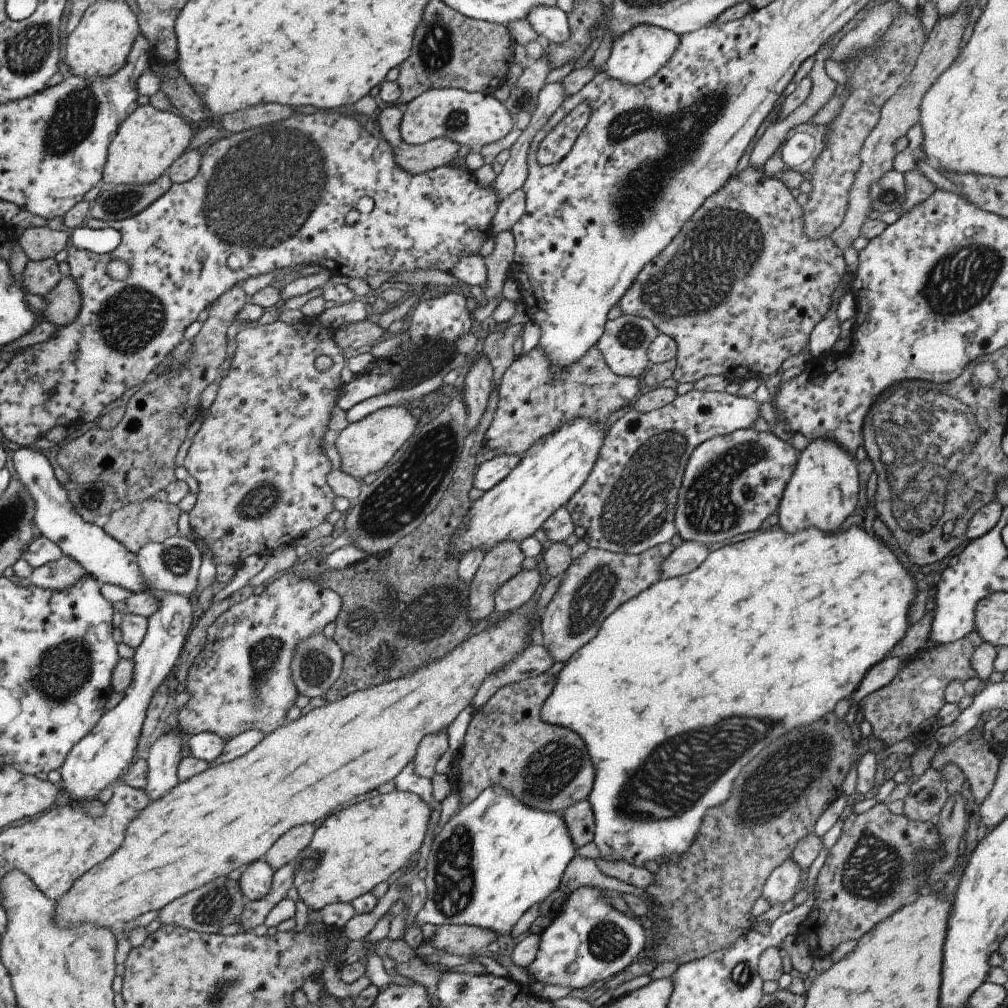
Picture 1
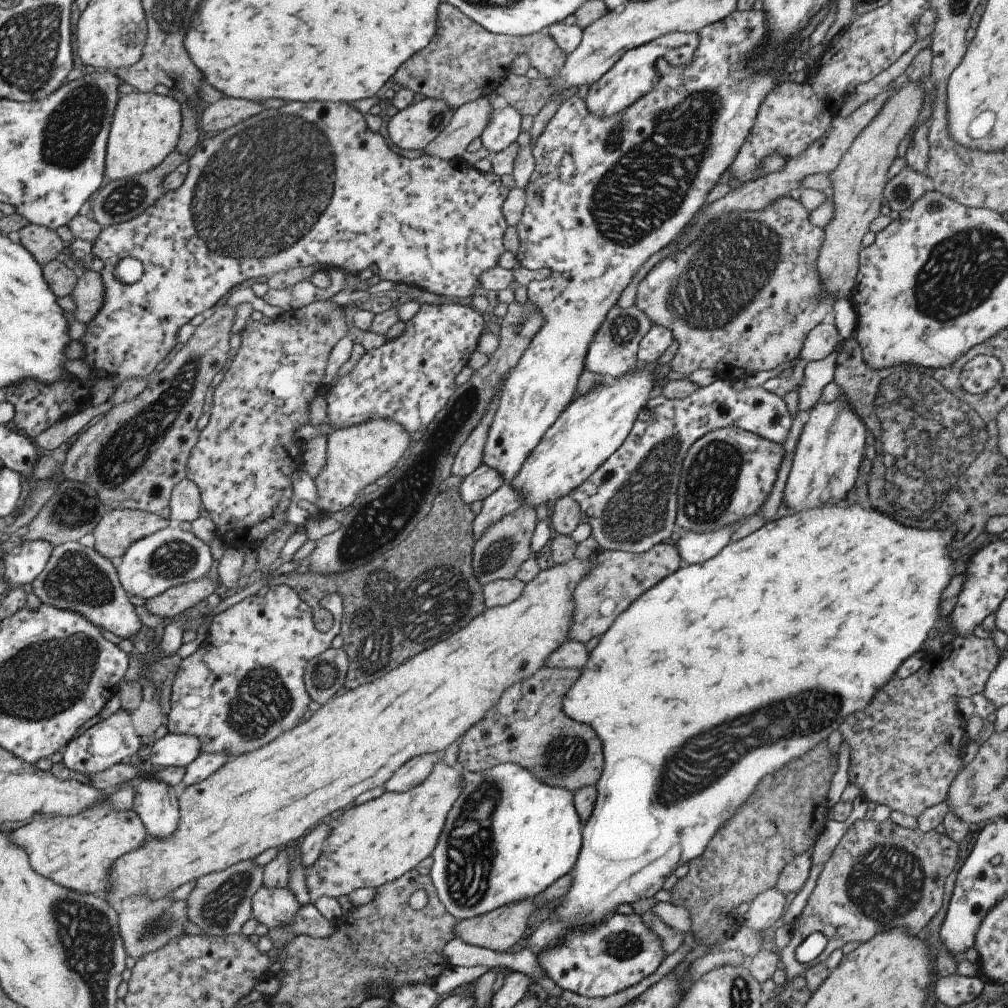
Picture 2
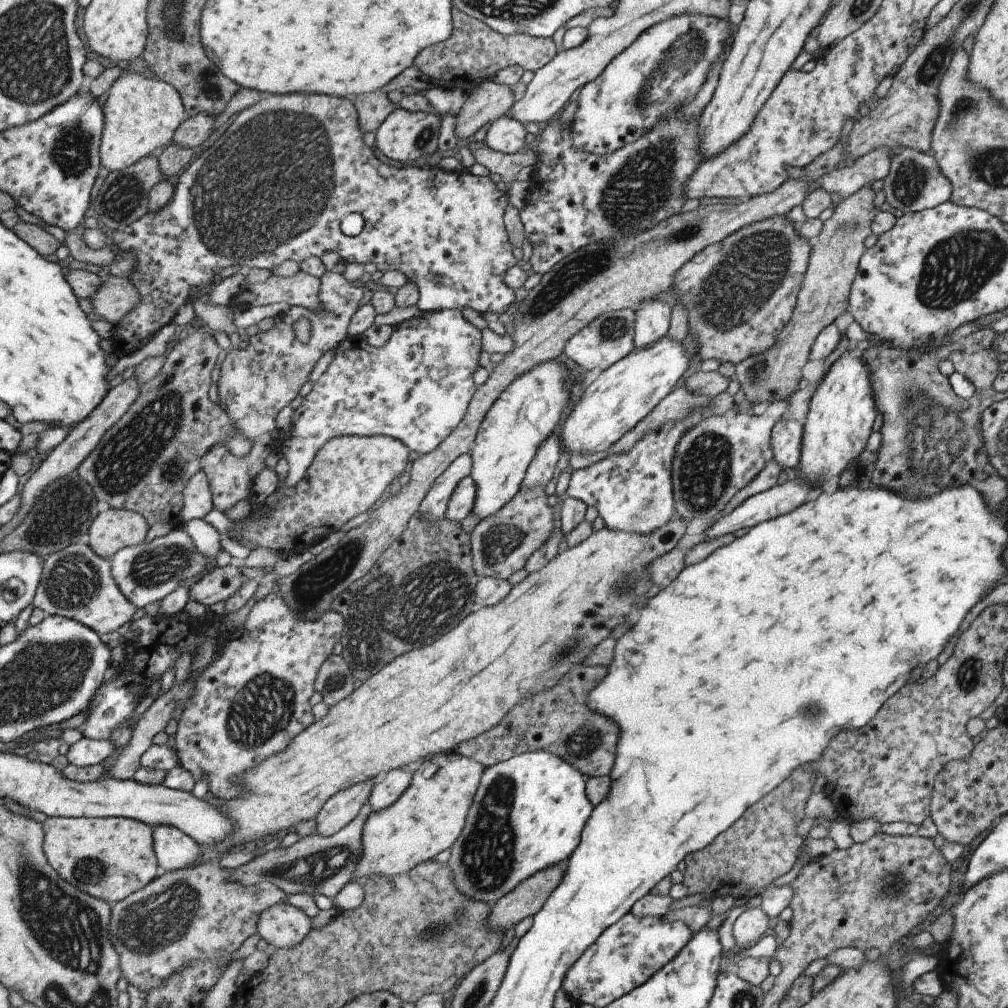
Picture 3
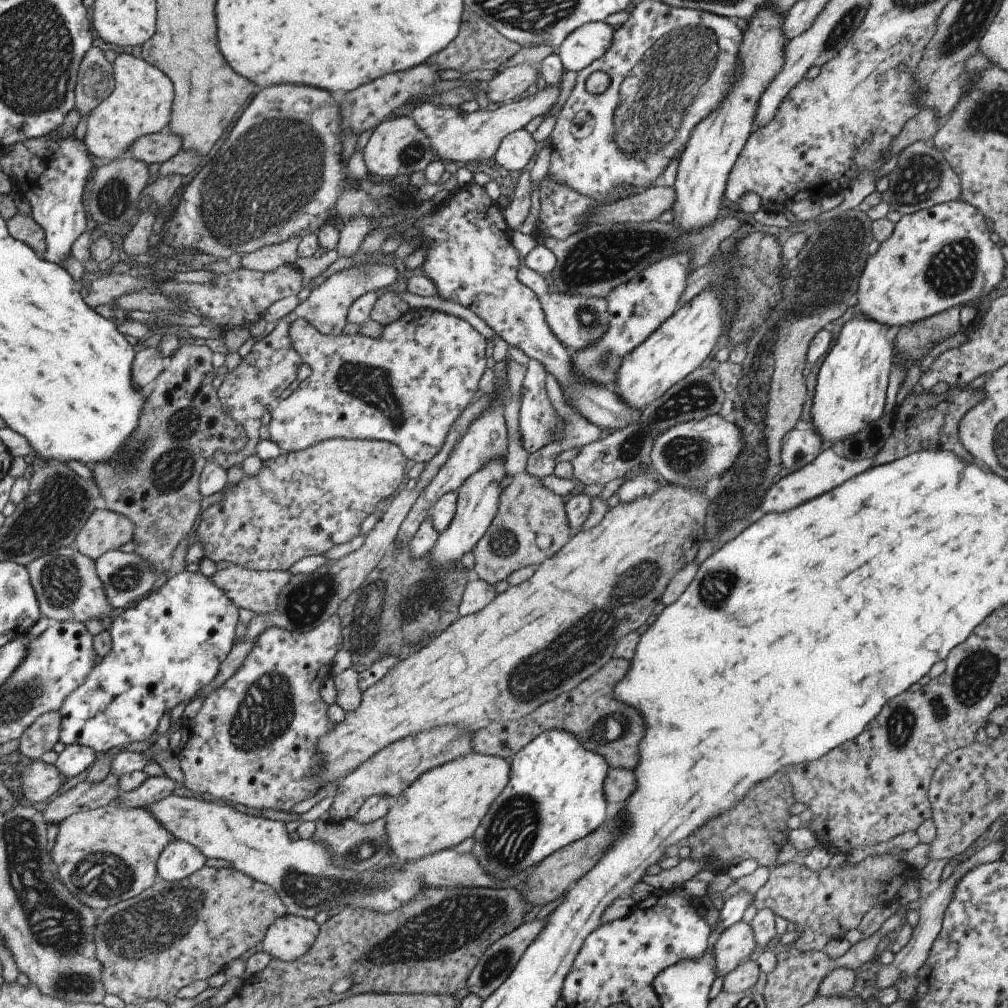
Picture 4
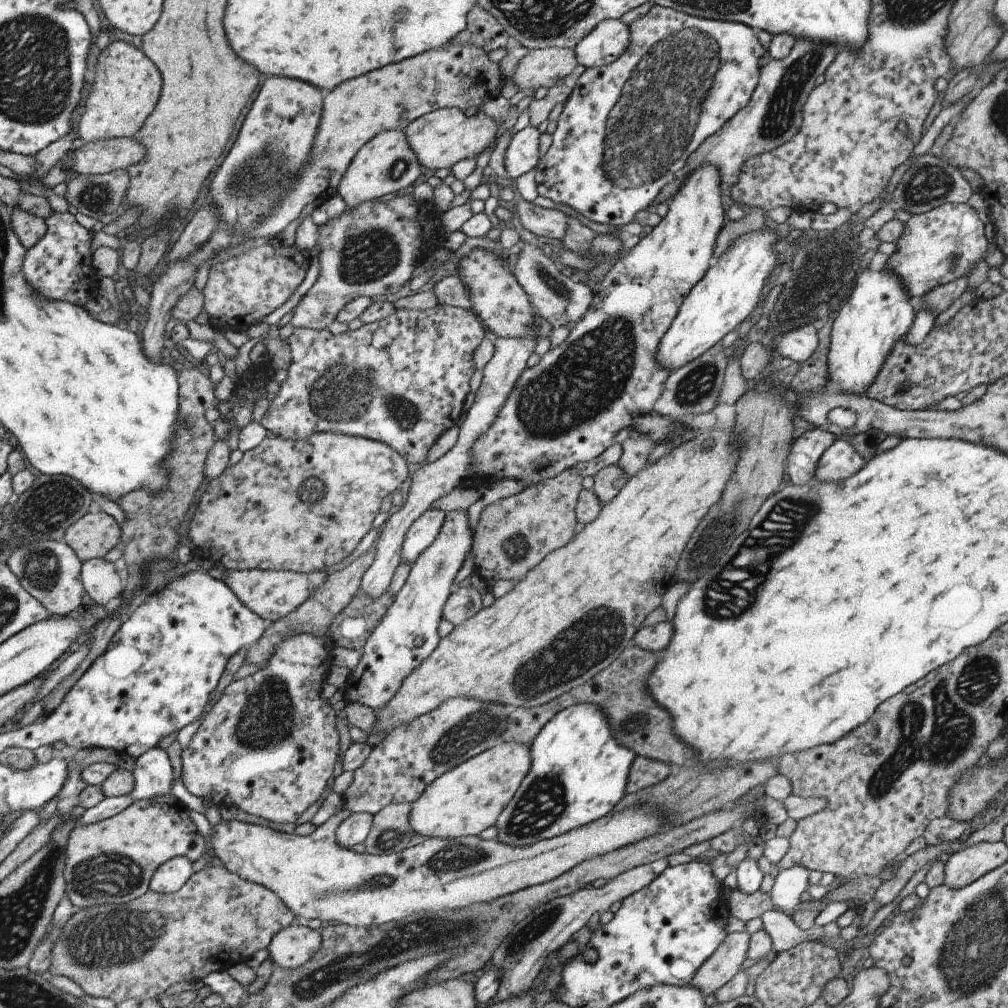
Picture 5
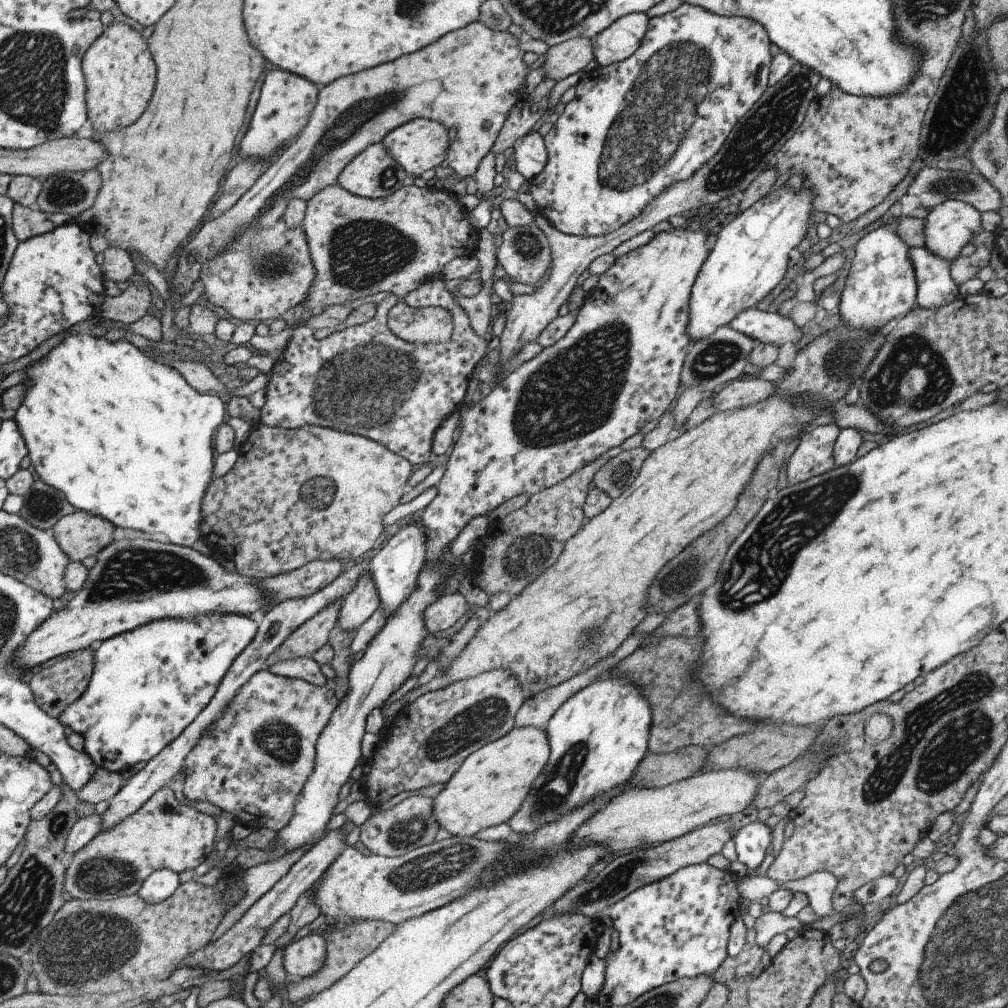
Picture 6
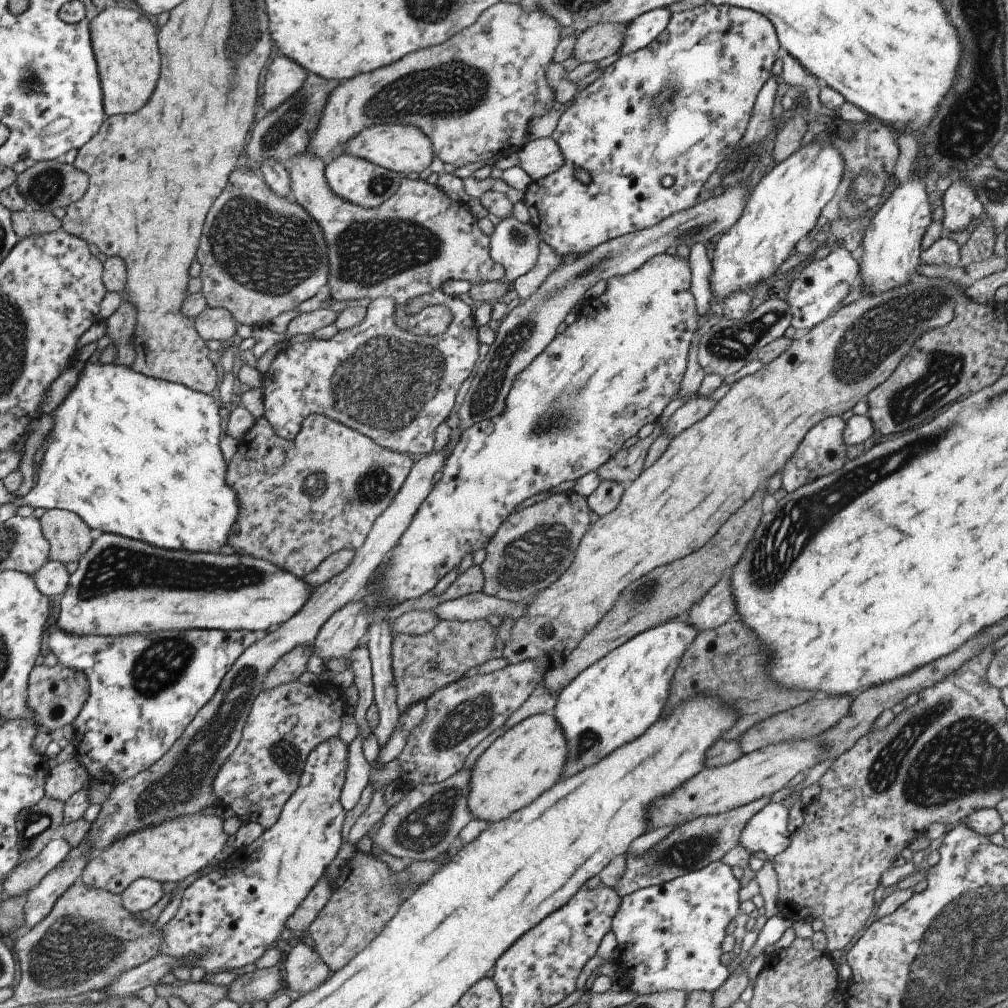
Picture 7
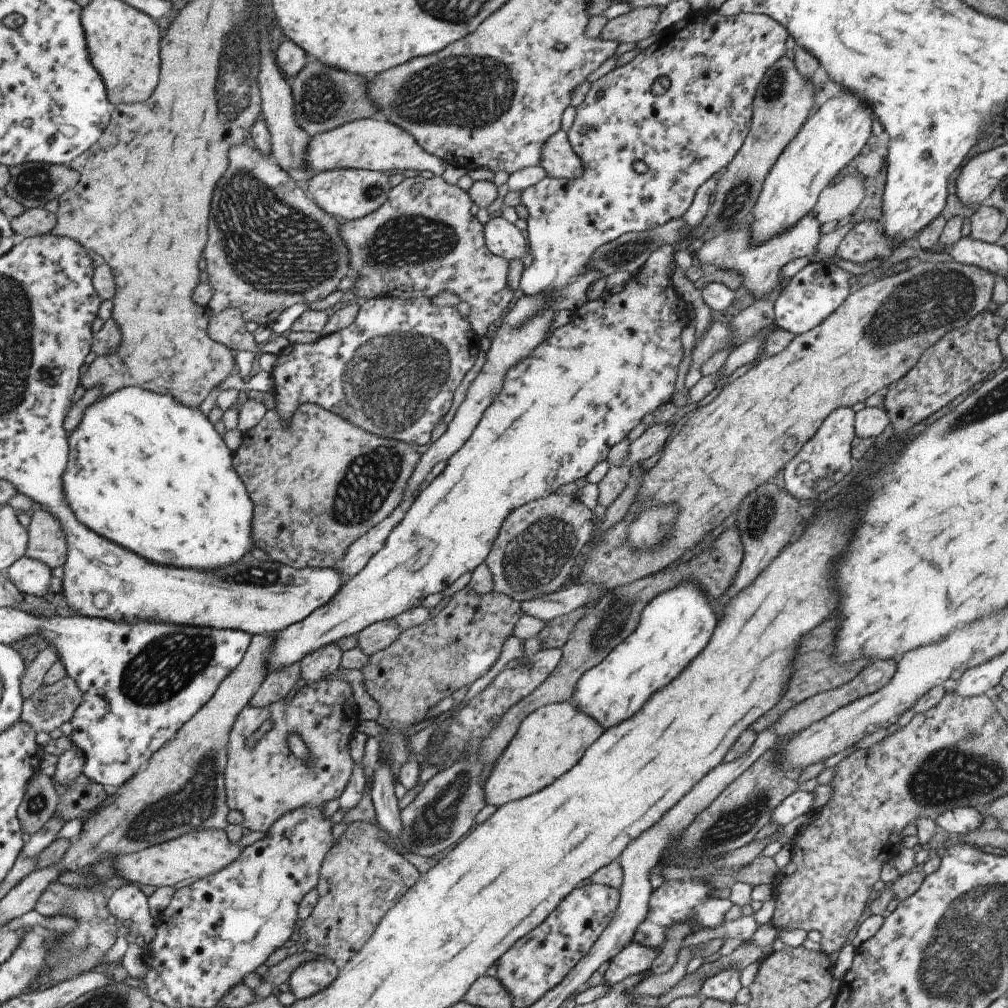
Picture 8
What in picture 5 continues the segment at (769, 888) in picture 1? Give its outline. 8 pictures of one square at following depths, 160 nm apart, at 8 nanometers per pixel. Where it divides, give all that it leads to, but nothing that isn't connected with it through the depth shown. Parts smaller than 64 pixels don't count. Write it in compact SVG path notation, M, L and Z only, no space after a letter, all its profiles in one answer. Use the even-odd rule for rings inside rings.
M745 930L727 932L687 985L696 986L704 997L713 994L747 964L749 939L750 934Z

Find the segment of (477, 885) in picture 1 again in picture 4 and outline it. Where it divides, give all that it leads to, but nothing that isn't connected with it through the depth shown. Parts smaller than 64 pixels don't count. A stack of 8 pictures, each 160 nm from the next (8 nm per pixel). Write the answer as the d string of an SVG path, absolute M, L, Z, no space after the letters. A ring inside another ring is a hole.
M551 729L538 734L511 758L508 781L490 802L487 812L472 832L470 853L488 872L488 878L505 883L518 873L533 867L552 852L587 836L607 819L609 806L604 799L603 781L608 764L601 755L586 751L580 741L568 731Z

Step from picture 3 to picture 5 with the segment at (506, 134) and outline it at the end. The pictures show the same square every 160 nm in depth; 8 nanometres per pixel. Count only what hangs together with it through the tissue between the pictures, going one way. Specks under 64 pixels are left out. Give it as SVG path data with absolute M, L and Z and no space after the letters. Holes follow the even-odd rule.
M528 125L511 137L503 154L503 166L508 178L516 179L519 175L535 168L539 160L538 140L537 129Z

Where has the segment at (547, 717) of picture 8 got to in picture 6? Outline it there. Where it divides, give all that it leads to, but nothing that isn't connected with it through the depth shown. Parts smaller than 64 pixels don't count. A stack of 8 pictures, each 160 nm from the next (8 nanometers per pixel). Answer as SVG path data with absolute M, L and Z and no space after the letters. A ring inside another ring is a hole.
M513 727L501 738L478 748L458 766L452 777L432 798L430 813L438 828L454 837L472 837L493 824L507 822L528 793L549 754L544 731L535 727Z

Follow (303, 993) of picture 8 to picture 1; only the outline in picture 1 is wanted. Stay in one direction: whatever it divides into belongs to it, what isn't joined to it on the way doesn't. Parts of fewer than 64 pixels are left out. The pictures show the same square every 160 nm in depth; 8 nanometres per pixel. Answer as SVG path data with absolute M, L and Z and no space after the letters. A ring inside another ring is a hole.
M263 858L257 859L245 865L236 883L244 898L257 900L268 892L273 873Z

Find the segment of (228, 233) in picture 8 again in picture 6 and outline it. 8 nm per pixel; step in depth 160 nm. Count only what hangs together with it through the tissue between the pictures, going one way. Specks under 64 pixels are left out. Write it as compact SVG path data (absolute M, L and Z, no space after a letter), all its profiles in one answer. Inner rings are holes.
M283 219L265 229L249 228L236 235L220 255L202 264L198 276L199 290L204 292L207 304L244 323L279 318L308 295L313 277L306 234L301 228L290 229Z

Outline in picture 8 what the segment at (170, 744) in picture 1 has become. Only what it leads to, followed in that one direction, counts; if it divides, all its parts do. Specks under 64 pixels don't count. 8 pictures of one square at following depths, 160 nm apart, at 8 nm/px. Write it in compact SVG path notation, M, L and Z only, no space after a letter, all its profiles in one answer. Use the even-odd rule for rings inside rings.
M135 883L111 889L106 904L108 911L120 924L129 924L135 934L143 937L144 946L156 935L156 927L148 911L147 897Z

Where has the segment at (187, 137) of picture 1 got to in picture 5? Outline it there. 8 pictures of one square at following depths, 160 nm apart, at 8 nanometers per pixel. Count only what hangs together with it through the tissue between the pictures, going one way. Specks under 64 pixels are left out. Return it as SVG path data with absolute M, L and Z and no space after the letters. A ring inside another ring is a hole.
M115 41L99 52L93 74L92 90L78 124L81 143L94 143L105 139L133 136L143 120L153 112L161 88L157 68L132 44Z

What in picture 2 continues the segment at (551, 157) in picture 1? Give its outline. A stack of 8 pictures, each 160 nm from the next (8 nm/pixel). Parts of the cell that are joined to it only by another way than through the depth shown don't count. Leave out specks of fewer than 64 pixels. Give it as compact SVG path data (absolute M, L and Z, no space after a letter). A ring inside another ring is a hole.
M696 32L667 33L627 50L601 78L588 86L588 93L584 99L587 110L598 117L611 117L624 112L639 97L643 97L645 93L648 93L659 80L660 74L655 68L655 62L659 58L663 58L667 64L674 67L688 65L688 62L692 61L692 54L697 43Z

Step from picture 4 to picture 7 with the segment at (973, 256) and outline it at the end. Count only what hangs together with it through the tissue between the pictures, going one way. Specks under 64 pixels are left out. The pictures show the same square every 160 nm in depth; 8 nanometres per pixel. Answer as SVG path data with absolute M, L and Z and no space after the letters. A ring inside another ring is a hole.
M953 176L953 182L941 195L943 216L939 222L947 236L951 232L968 230L969 222L974 217L983 216L982 204L977 200L972 187L962 180L960 176Z

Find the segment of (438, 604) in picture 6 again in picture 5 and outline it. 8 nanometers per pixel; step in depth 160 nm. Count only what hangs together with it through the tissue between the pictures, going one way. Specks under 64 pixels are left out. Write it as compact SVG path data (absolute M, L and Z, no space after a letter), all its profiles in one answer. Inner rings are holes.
M467 582L459 585L445 601L441 614L453 626L471 618L482 606L479 591Z

